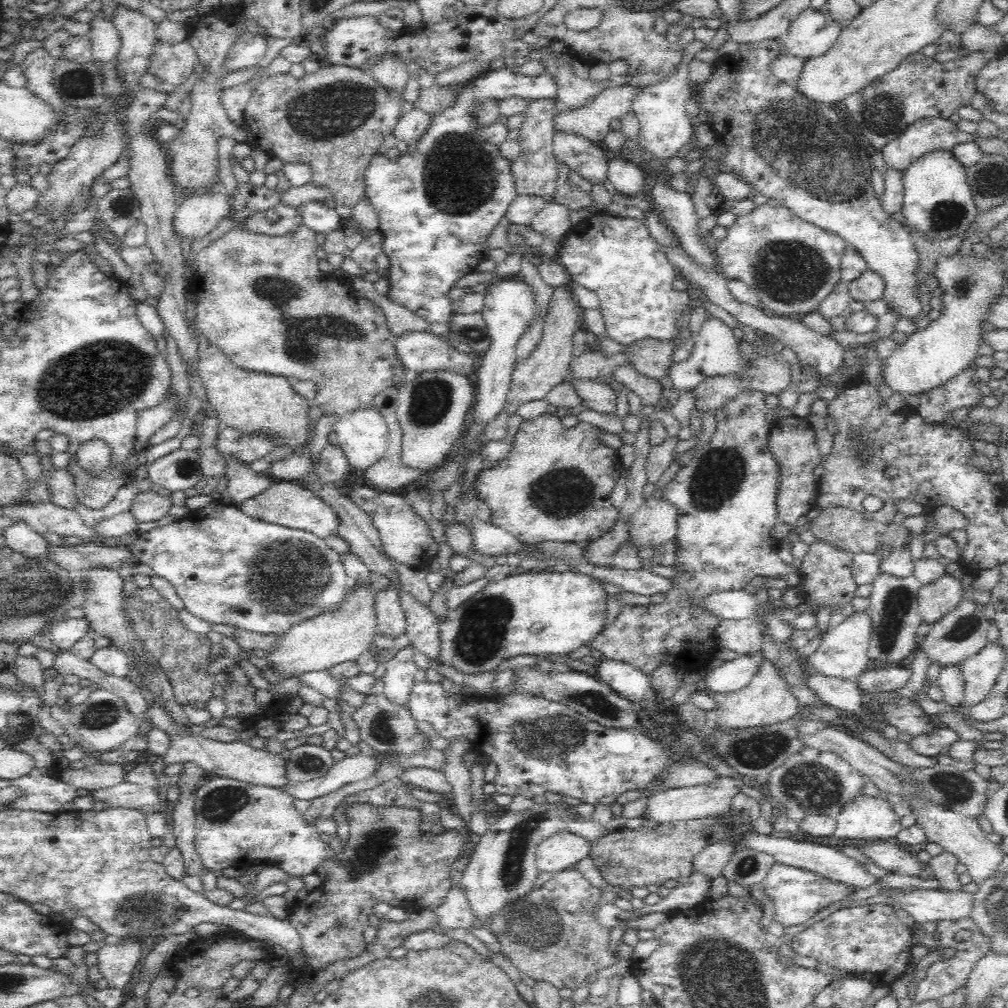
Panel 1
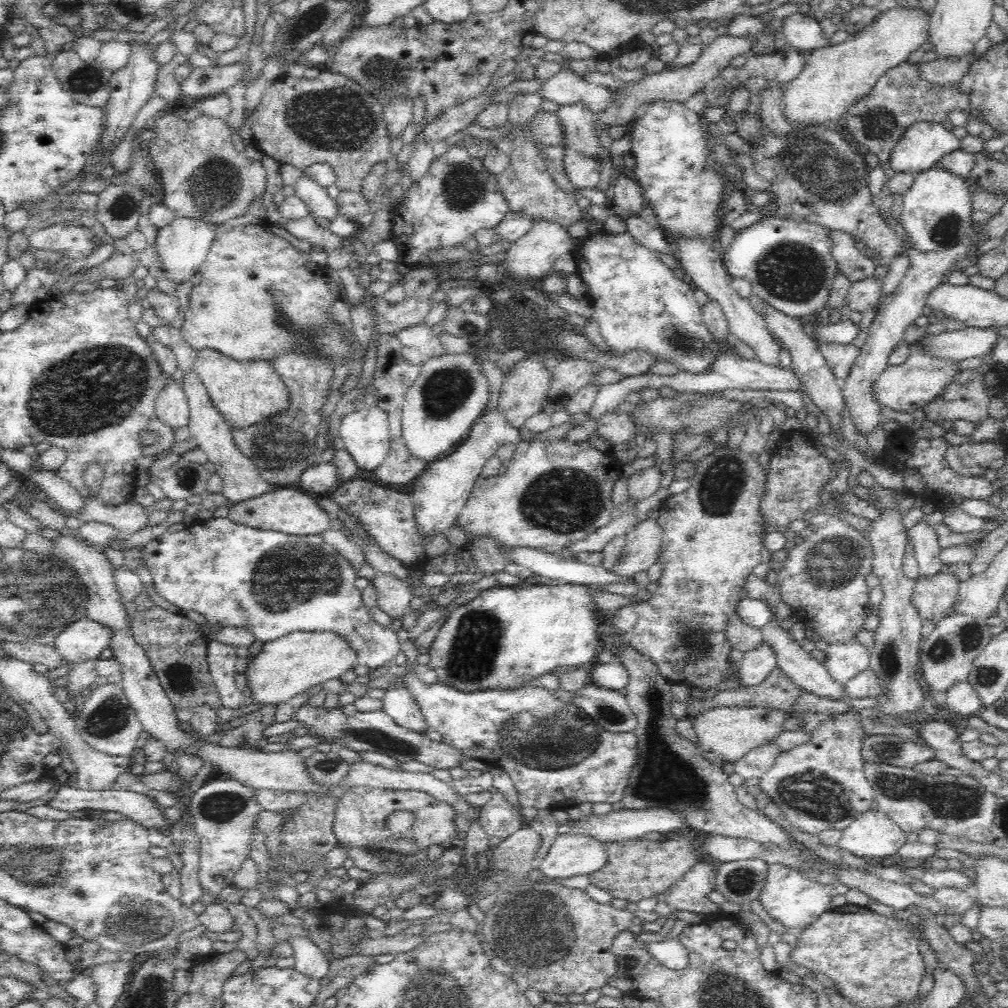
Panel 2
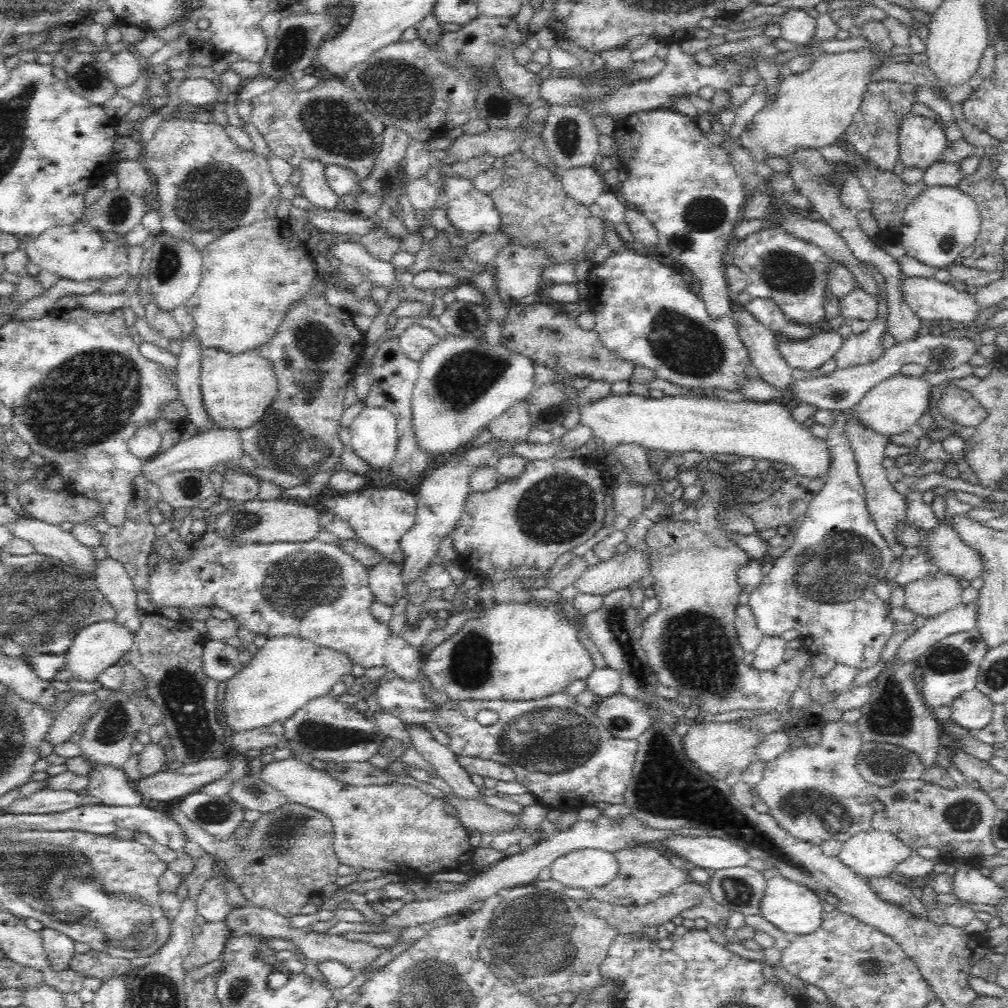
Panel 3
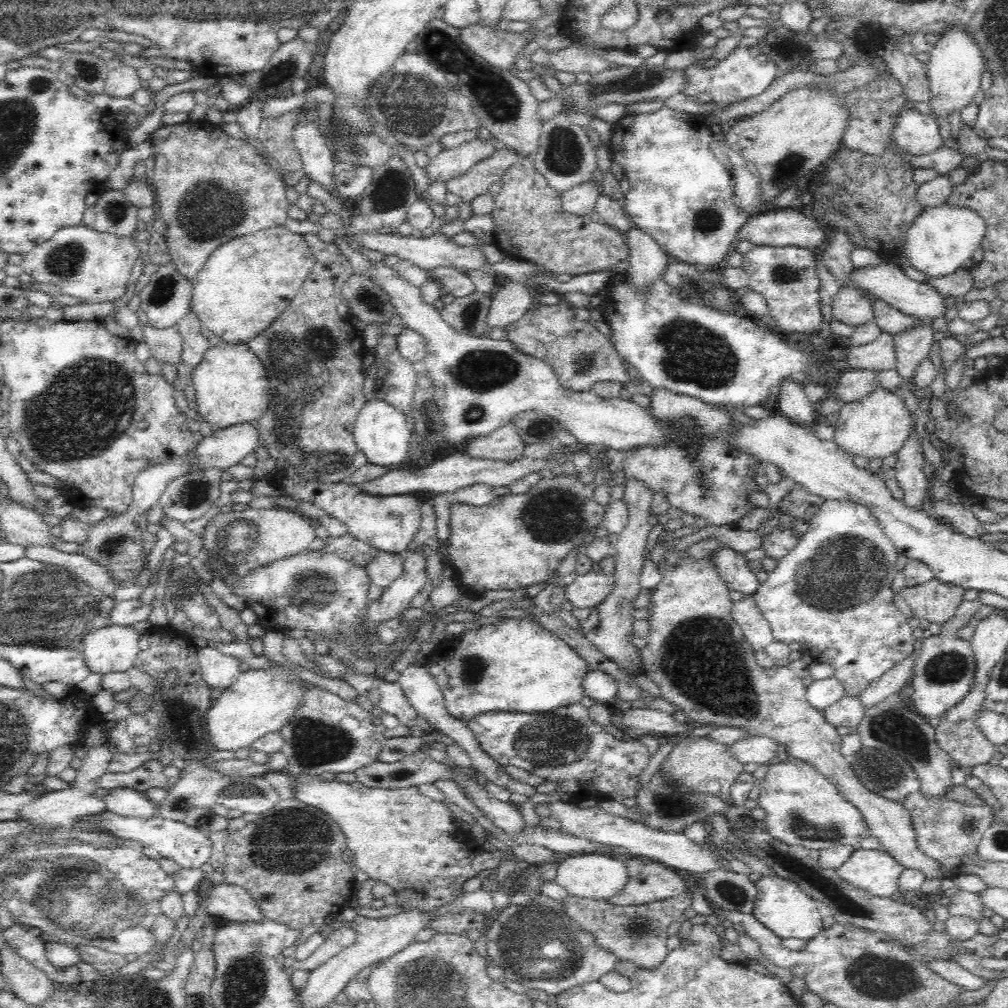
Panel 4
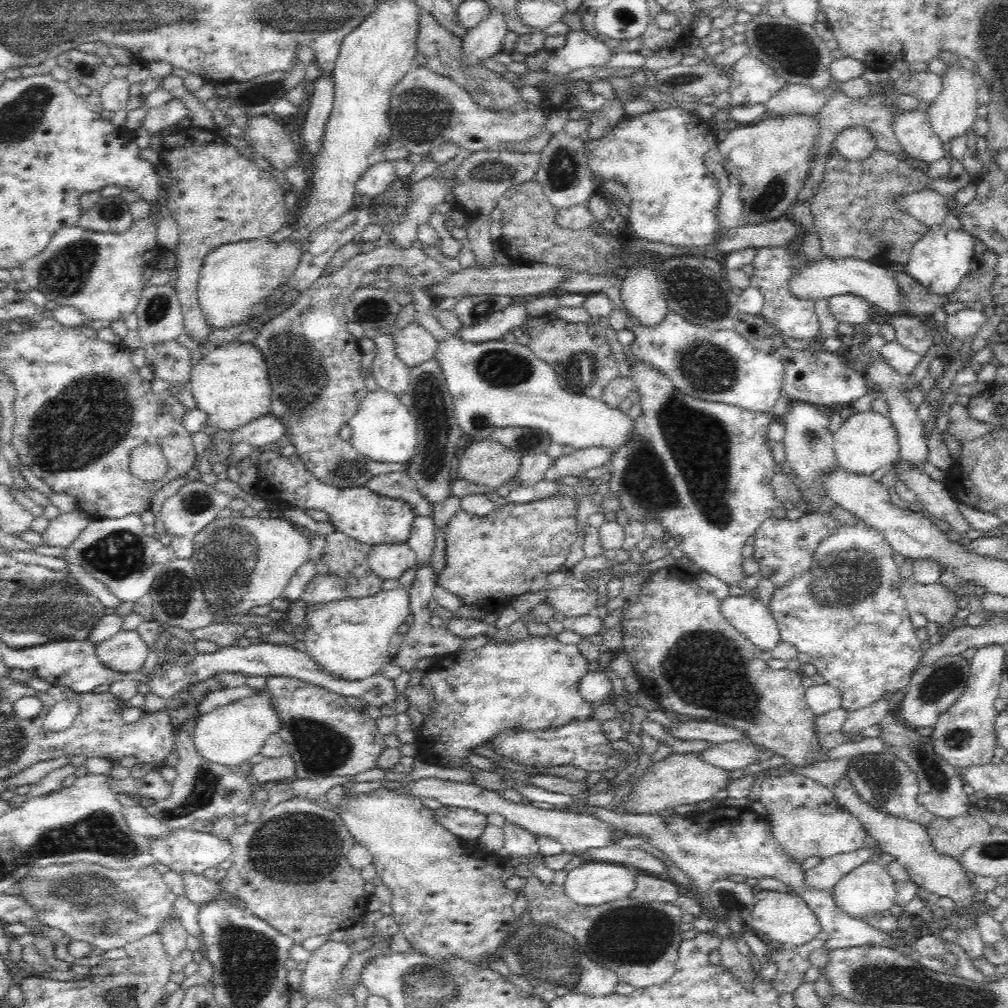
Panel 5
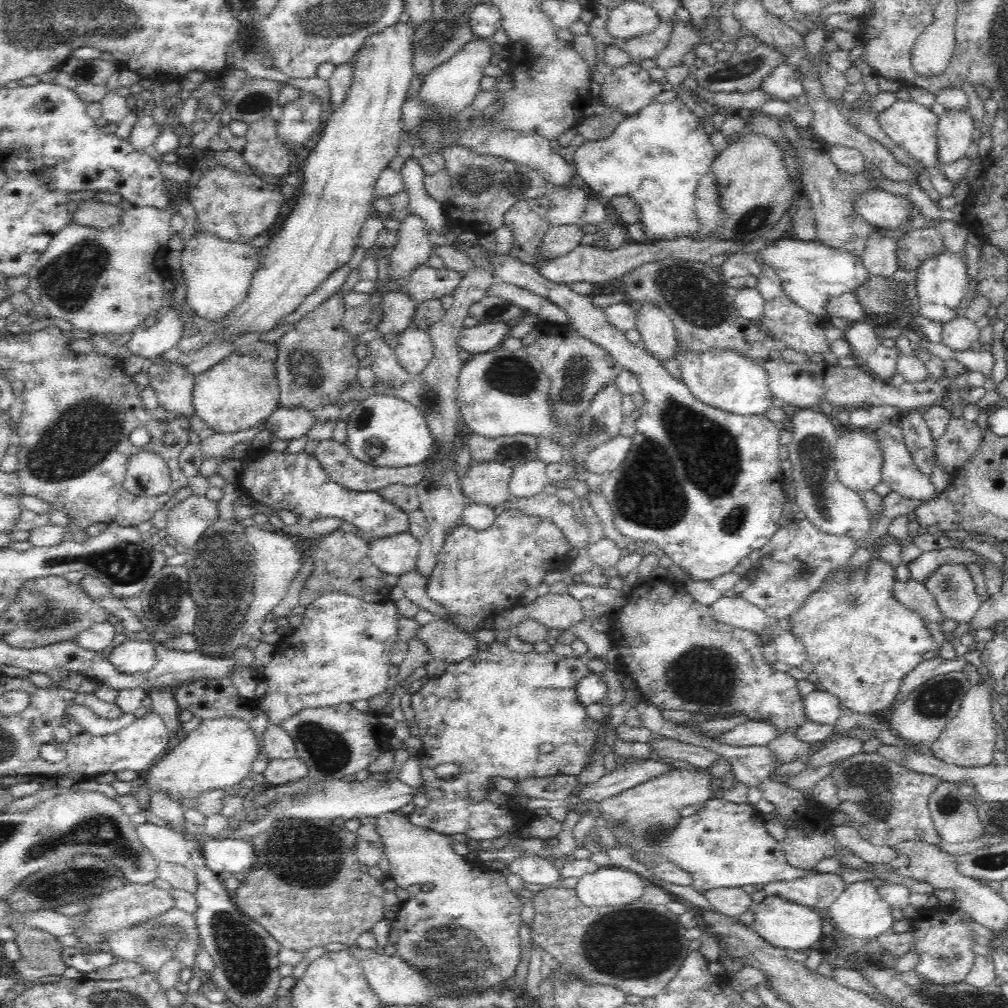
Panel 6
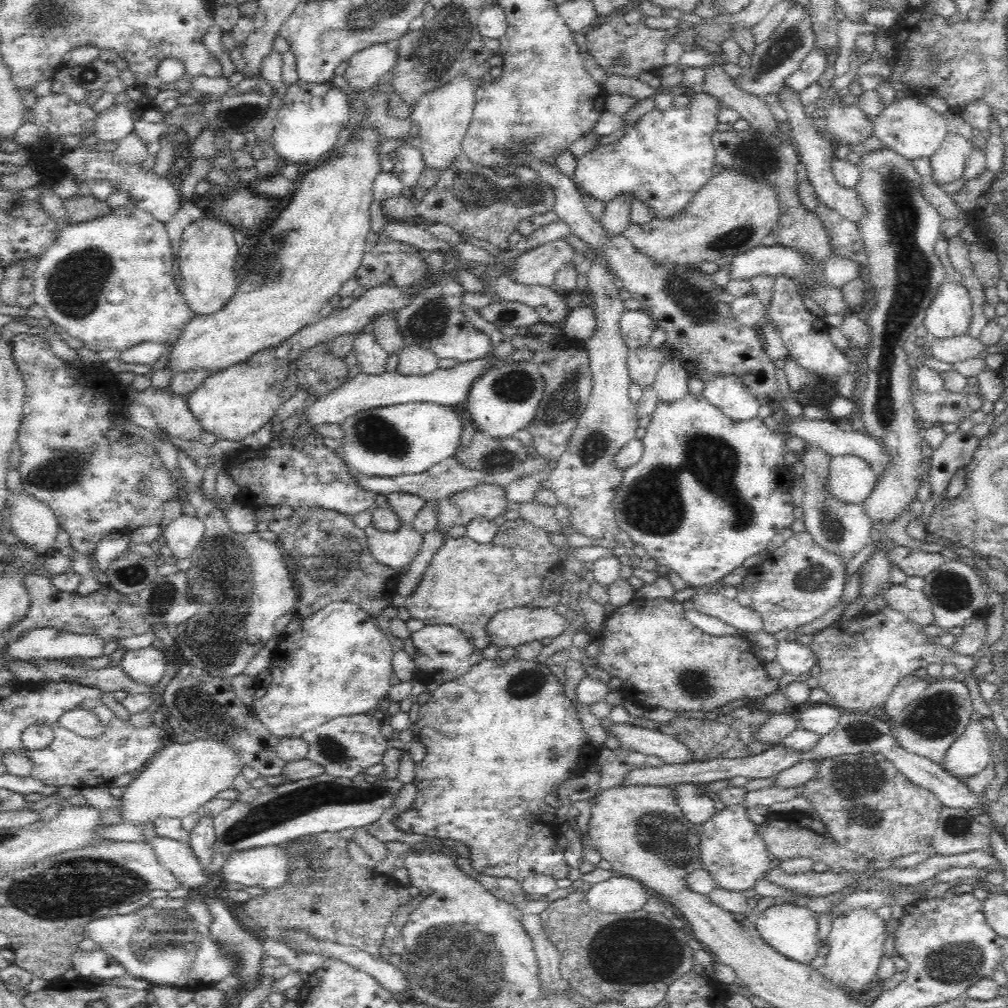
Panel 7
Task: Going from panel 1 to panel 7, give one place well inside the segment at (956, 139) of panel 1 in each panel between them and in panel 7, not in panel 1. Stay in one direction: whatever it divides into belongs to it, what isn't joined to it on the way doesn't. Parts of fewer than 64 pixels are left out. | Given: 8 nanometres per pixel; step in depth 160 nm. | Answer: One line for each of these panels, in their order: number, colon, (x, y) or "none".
2: (923, 144)
3: (921, 140)
4: (917, 134)
5: (913, 131)
6: (912, 126)
7: (911, 128)

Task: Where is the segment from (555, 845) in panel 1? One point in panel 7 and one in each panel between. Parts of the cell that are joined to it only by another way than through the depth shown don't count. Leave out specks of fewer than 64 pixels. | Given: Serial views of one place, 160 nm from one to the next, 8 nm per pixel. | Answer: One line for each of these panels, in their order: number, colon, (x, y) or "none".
2: (571, 854)
3: (588, 868)
4: (596, 875)
5: (593, 883)
6: (612, 886)
7: (620, 893)

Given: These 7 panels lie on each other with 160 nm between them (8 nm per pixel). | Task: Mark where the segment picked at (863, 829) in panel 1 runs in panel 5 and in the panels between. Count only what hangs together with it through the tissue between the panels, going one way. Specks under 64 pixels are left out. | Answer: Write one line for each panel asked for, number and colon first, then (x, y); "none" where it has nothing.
2: (873, 836)
3: (874, 853)
4: (877, 871)
5: (866, 890)

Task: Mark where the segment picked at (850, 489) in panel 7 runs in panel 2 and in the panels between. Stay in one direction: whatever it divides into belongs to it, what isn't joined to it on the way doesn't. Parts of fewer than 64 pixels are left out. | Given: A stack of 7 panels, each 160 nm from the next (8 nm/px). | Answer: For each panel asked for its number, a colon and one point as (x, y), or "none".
2: (908, 386)
3: (894, 405)
4: (878, 425)
5: (866, 441)
6: (858, 456)

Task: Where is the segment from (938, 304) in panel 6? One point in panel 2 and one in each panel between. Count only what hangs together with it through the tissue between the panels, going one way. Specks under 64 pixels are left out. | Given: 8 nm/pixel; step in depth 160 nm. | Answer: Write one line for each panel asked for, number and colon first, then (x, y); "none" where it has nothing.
2: (937, 210)
3: (941, 221)
4: (942, 238)
5: (940, 258)

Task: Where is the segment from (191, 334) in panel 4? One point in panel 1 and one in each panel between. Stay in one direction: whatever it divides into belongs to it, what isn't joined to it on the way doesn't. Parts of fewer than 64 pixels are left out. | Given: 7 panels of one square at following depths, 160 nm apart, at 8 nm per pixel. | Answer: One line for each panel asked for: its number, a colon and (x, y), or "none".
1: (243, 483)
2: (241, 480)
3: (188, 370)

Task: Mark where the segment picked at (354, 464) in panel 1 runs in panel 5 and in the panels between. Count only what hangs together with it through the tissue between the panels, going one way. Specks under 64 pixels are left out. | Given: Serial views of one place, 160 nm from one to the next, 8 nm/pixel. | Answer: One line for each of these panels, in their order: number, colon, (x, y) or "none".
2: (365, 432)
3: (373, 434)
4: (382, 433)
5: (383, 430)

